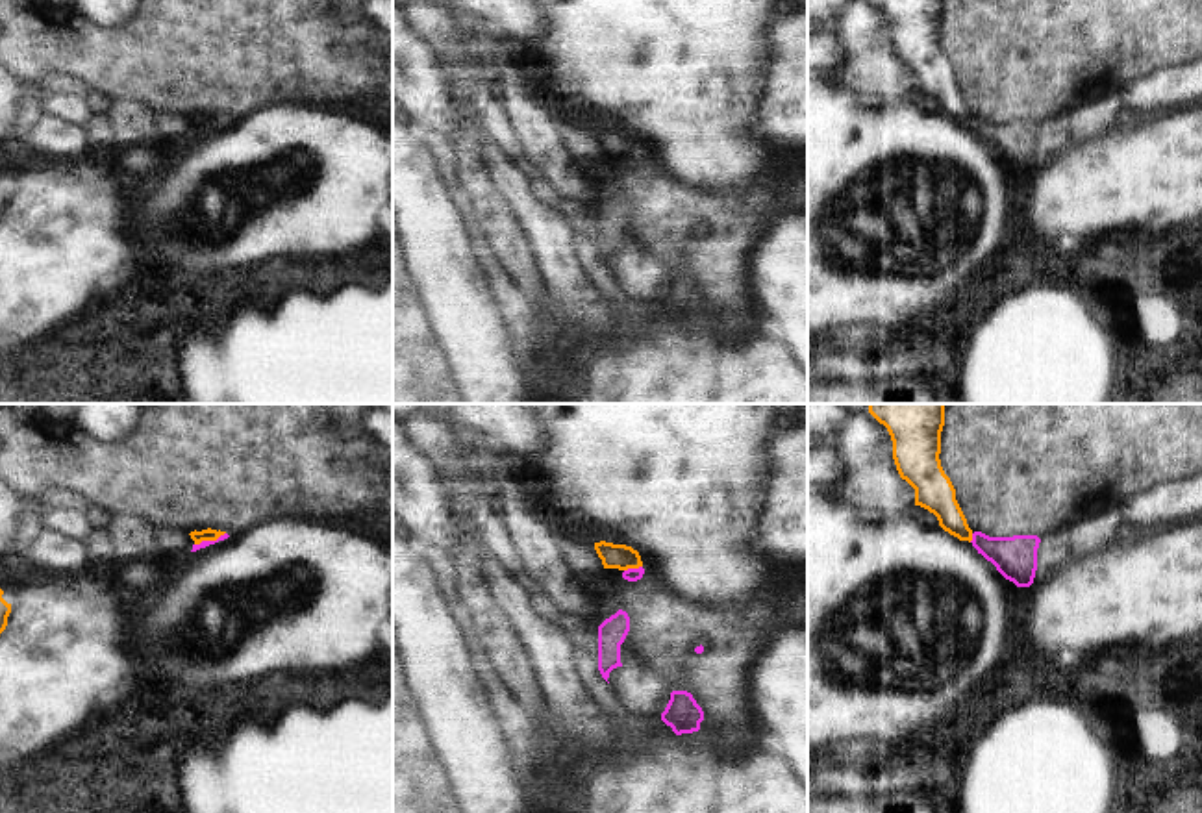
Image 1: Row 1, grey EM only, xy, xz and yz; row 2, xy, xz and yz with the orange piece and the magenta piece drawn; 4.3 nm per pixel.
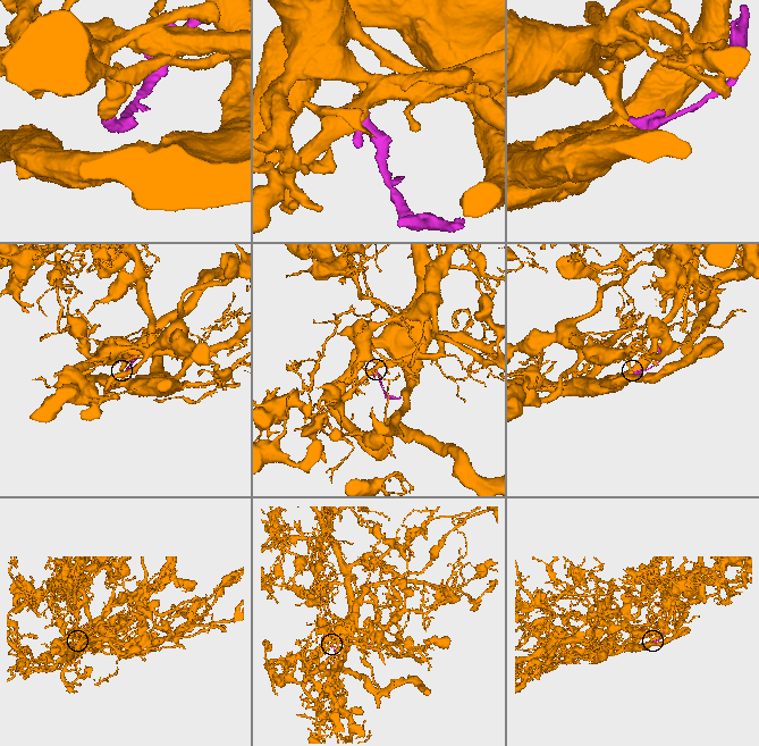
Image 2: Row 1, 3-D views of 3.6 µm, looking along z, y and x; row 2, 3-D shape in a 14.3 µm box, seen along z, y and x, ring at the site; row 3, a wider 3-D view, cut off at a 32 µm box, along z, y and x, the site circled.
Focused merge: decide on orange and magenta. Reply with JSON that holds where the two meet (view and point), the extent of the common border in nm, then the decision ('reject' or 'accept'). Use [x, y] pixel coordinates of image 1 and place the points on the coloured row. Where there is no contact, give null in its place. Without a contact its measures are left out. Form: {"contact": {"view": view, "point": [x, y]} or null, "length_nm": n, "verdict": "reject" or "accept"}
{"contact": {"view": "xz", "point": [632, 567]}, "length_nm": 80, "verdict": "reject"}

